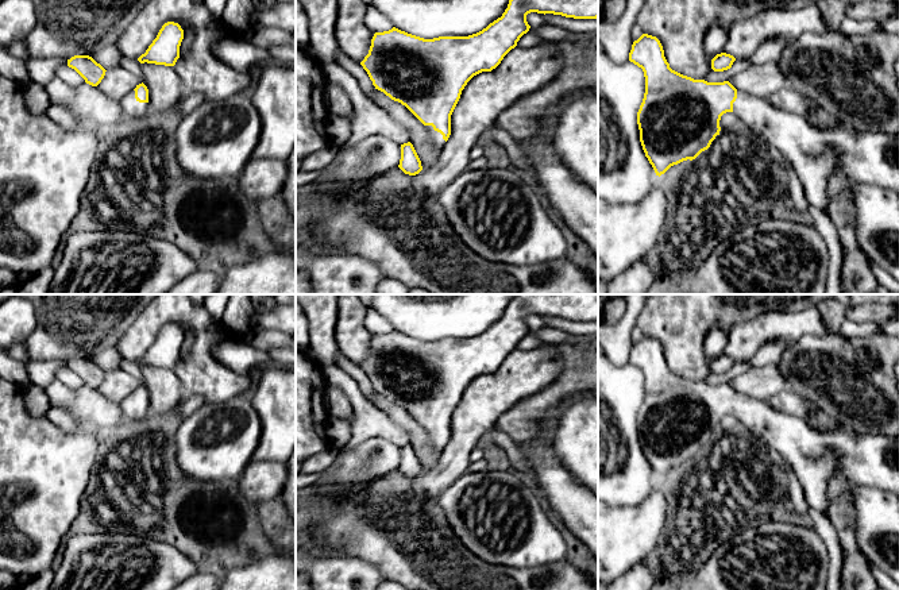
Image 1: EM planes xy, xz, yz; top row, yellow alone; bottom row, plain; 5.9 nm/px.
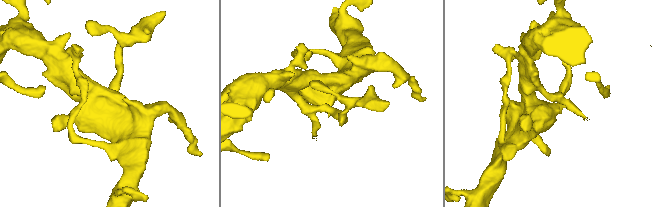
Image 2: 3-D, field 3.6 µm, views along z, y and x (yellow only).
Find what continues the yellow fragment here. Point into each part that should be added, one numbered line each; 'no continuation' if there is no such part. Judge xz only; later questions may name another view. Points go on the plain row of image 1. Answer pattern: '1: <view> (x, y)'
1: xz (436, 440)

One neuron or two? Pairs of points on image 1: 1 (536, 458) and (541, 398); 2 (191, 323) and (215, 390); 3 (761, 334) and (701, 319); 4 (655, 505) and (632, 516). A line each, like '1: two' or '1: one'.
1: two
2: one
3: two
4: one

